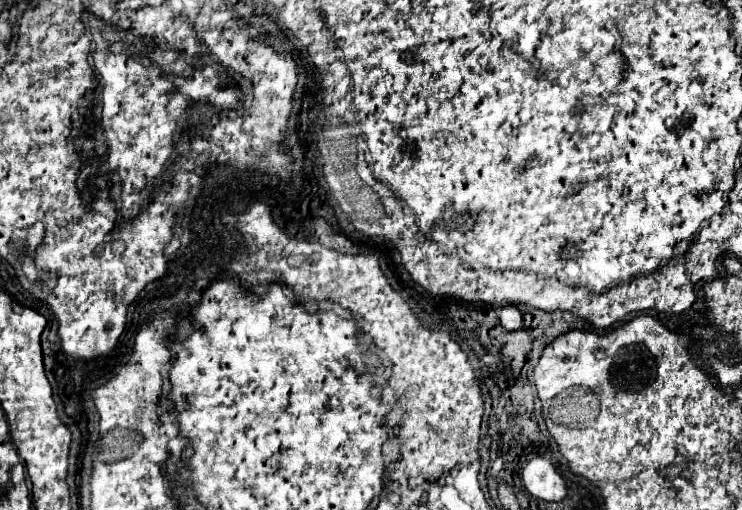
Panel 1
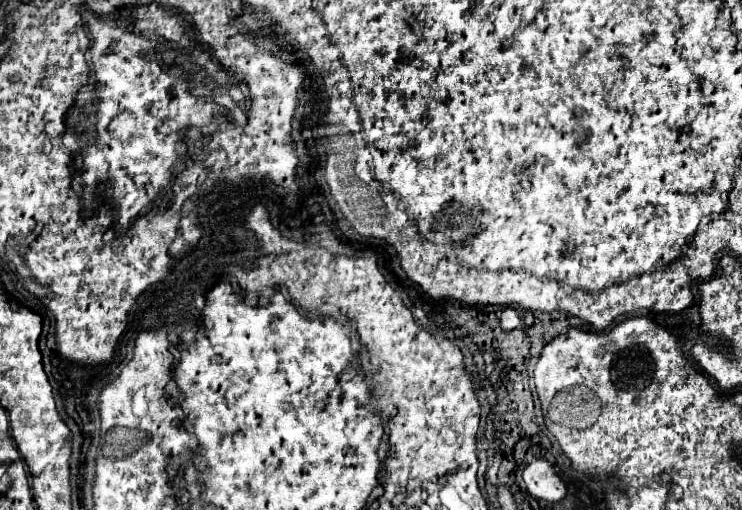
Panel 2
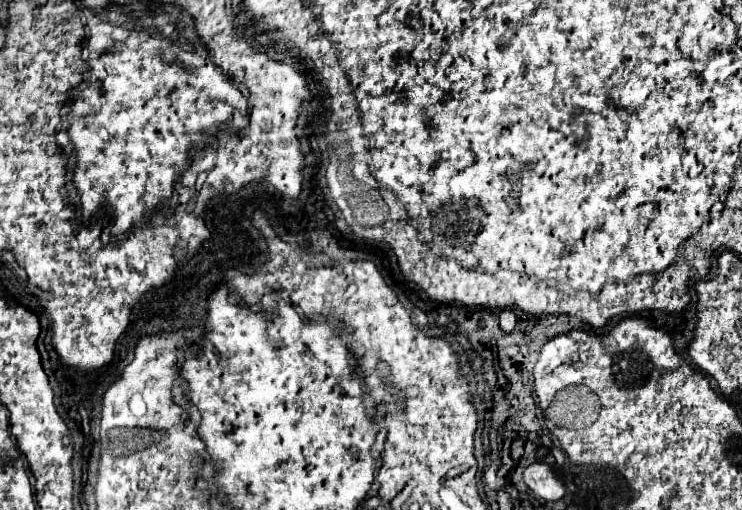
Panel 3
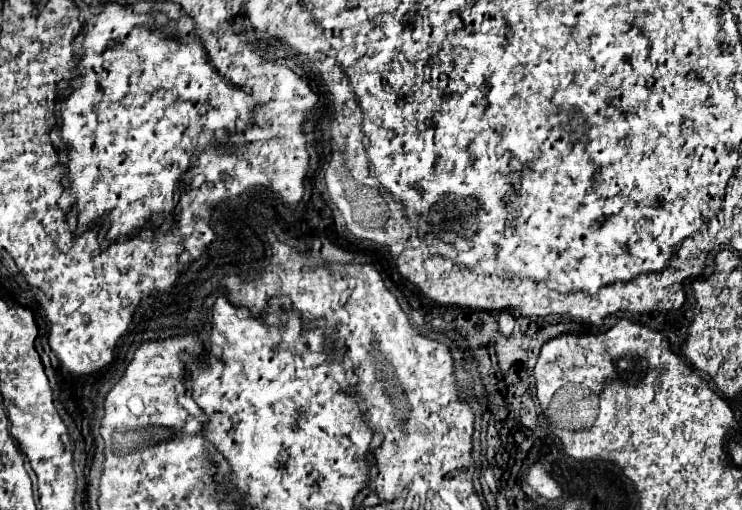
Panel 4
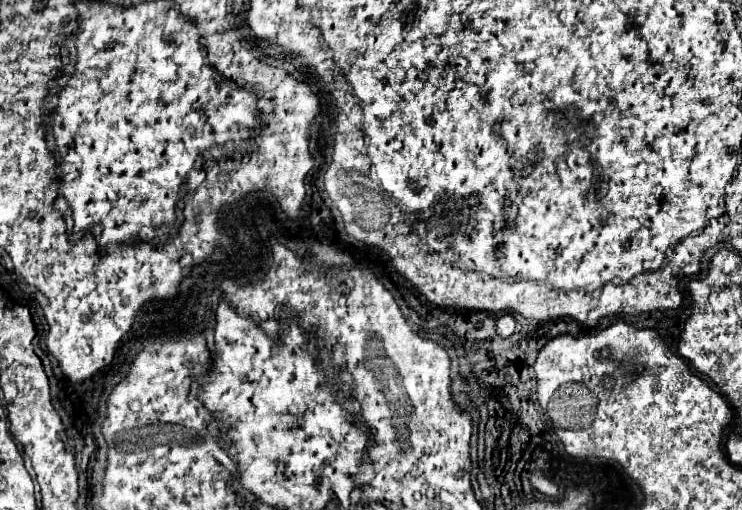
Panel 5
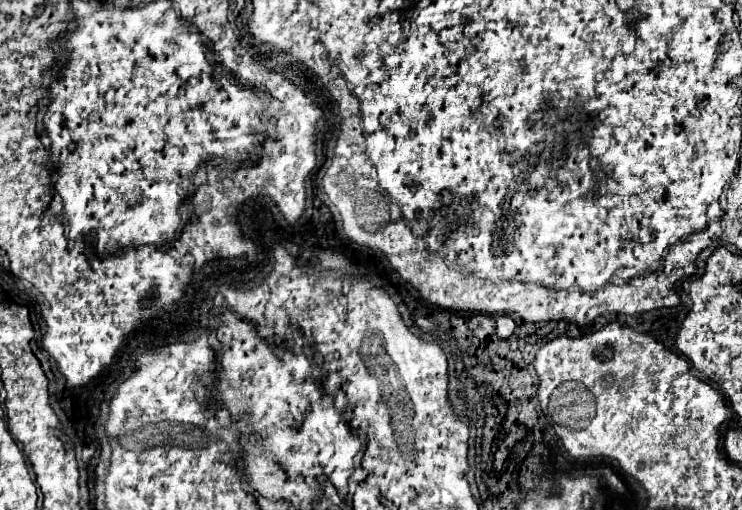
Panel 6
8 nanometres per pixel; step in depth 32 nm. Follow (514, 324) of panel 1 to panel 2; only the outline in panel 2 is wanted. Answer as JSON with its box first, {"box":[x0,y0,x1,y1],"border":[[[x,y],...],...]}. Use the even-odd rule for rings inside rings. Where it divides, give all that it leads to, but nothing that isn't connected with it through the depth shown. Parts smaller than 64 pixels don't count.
{"box":[500,308,522,330],"border":[[[504,308],[502,316],[500,316],[500,324],[504,330],[514,330],[514,328],[520,328],[522,326],[522,318],[520,318],[520,312],[514,310],[514,308]]]}

